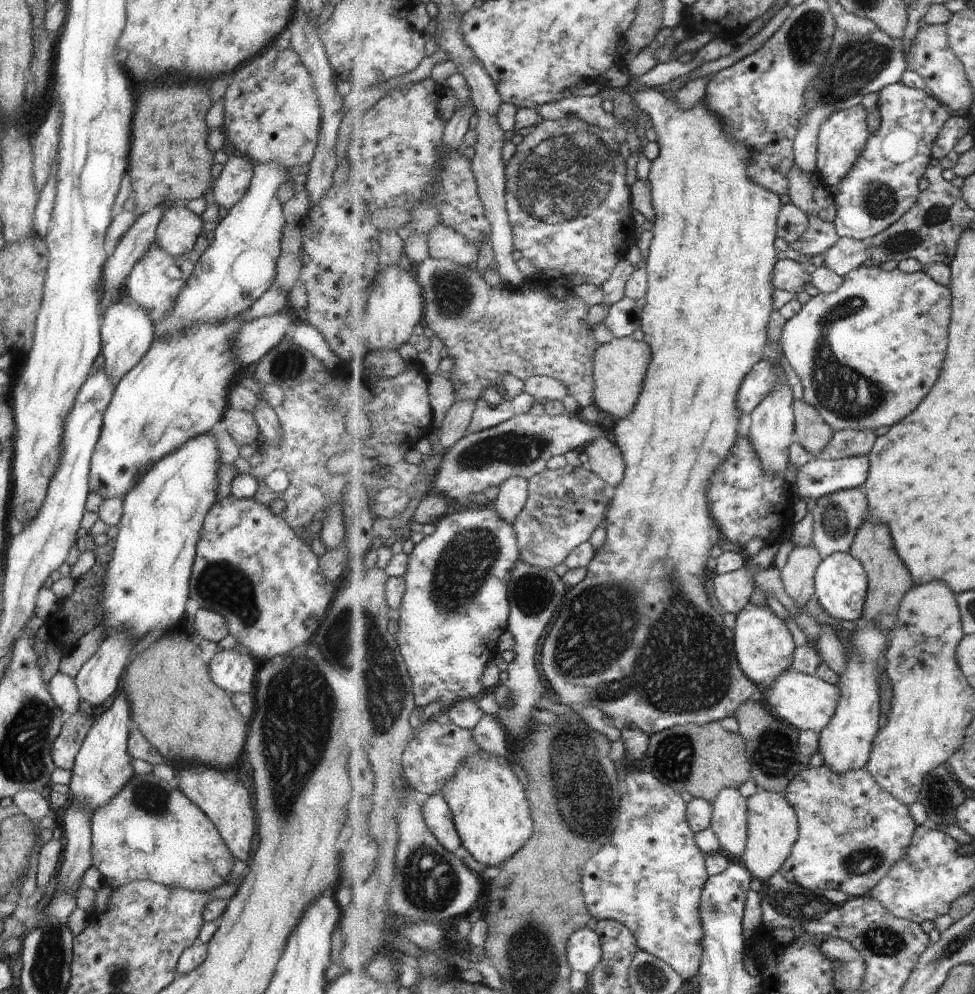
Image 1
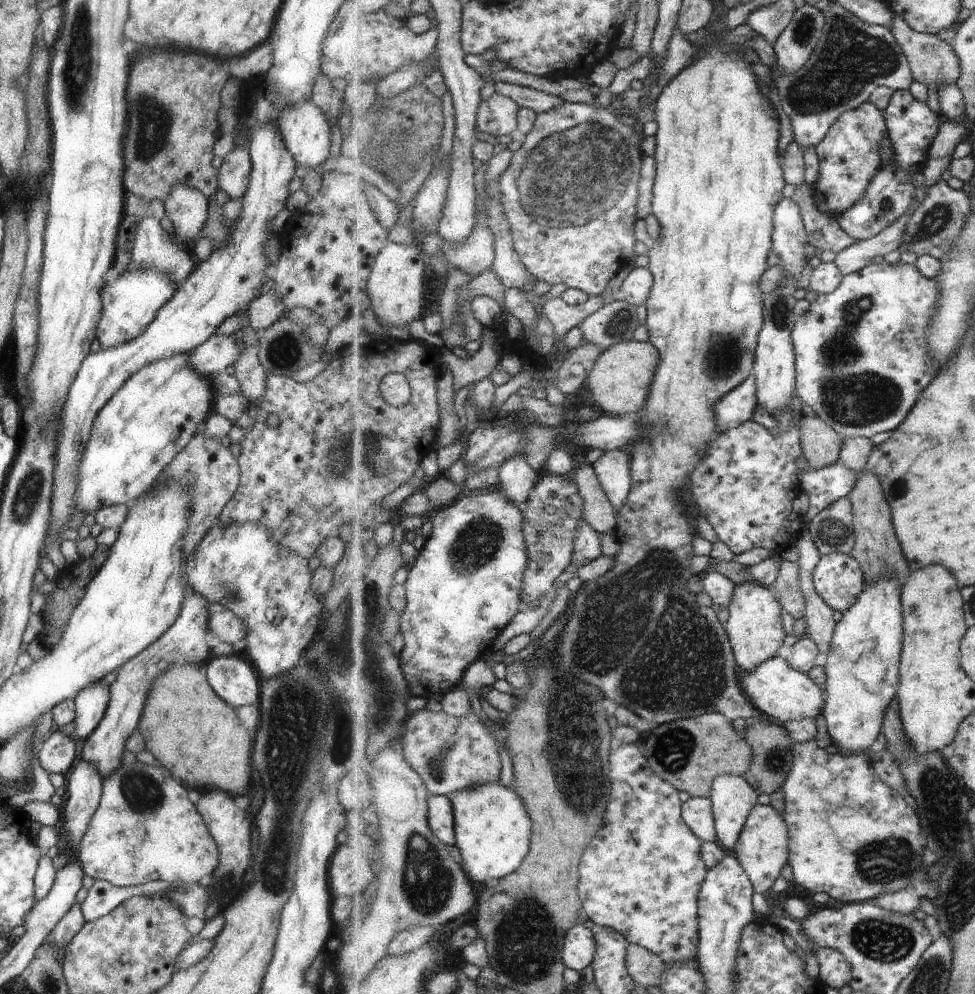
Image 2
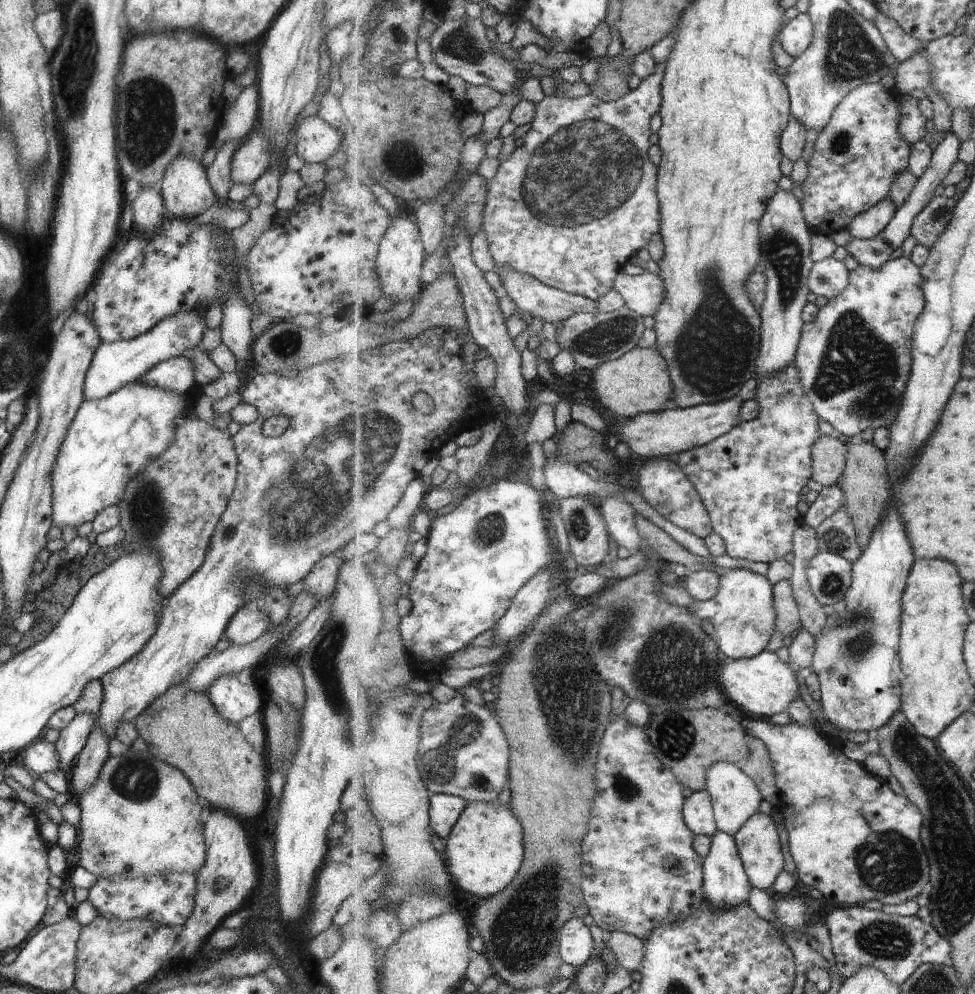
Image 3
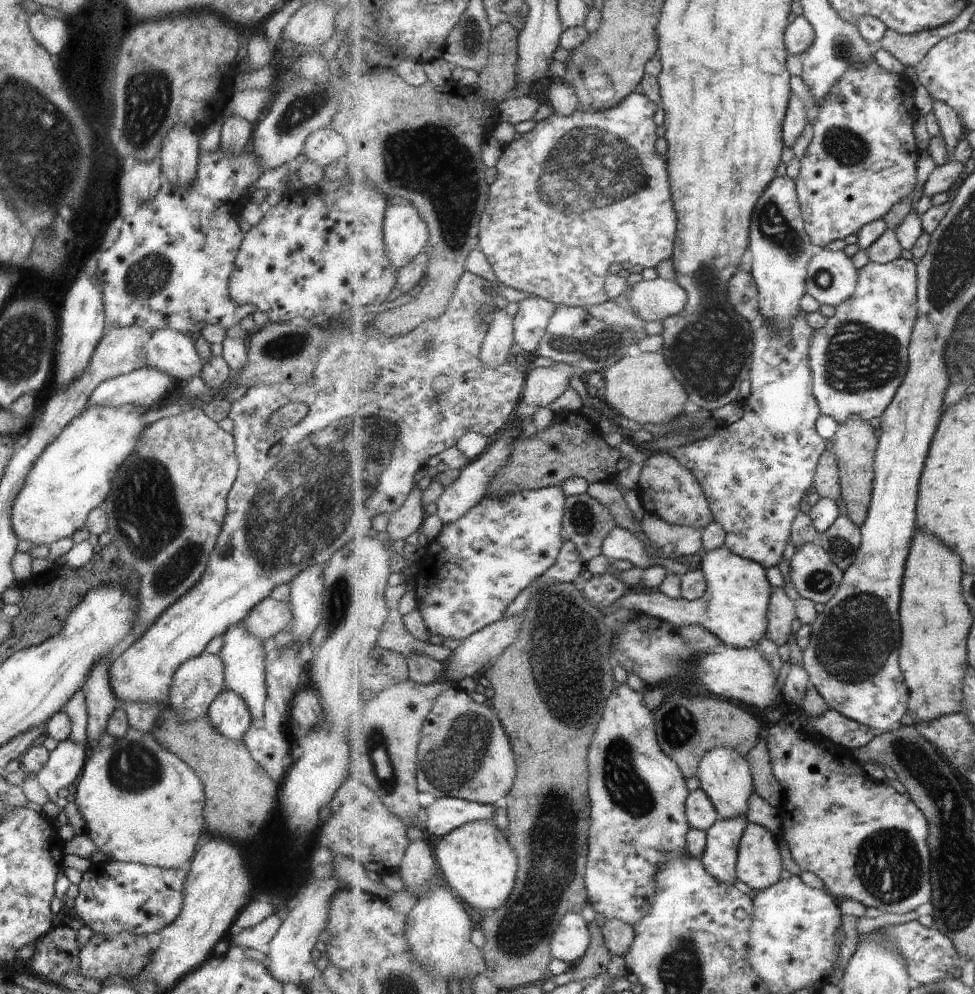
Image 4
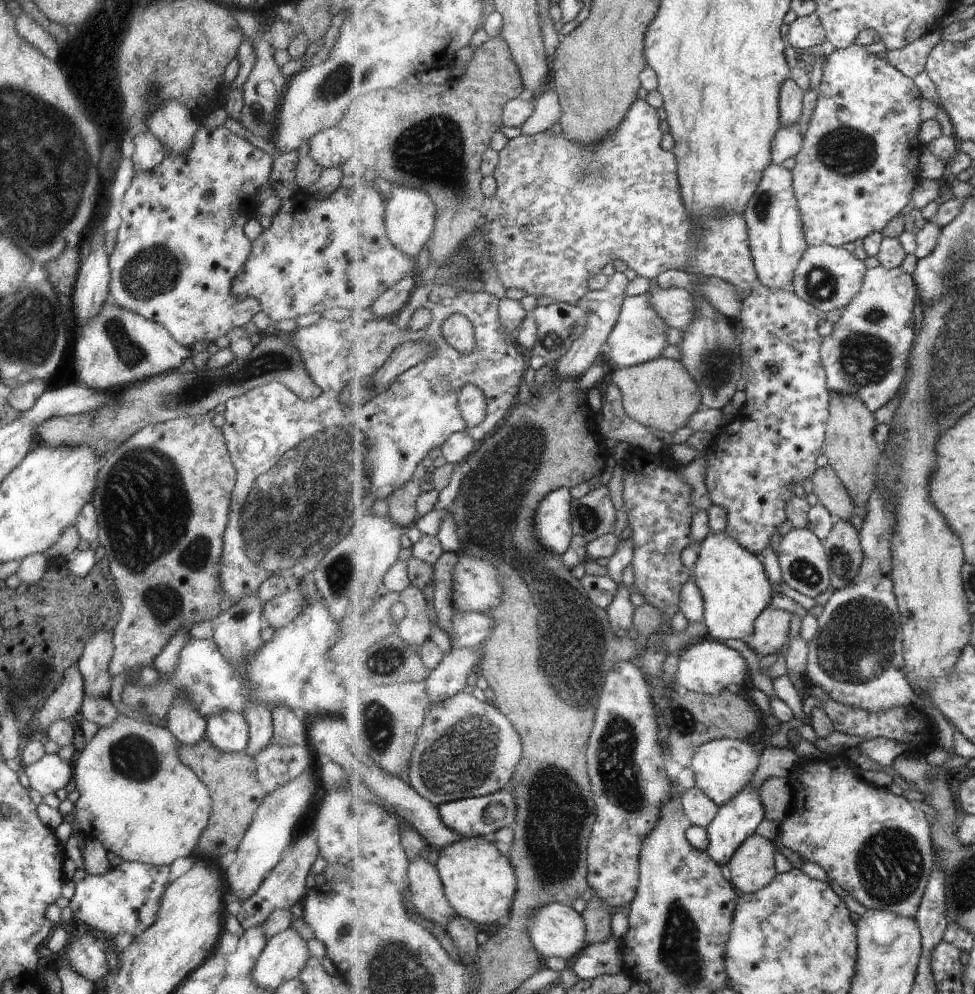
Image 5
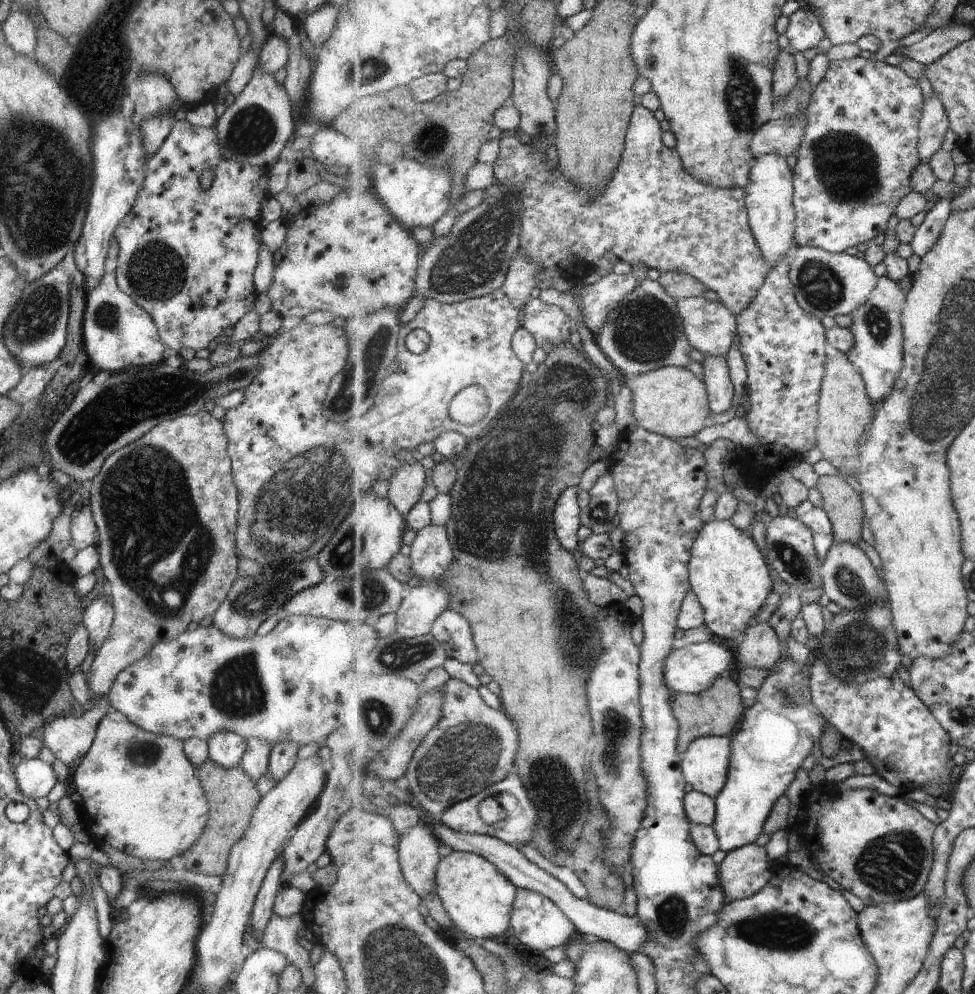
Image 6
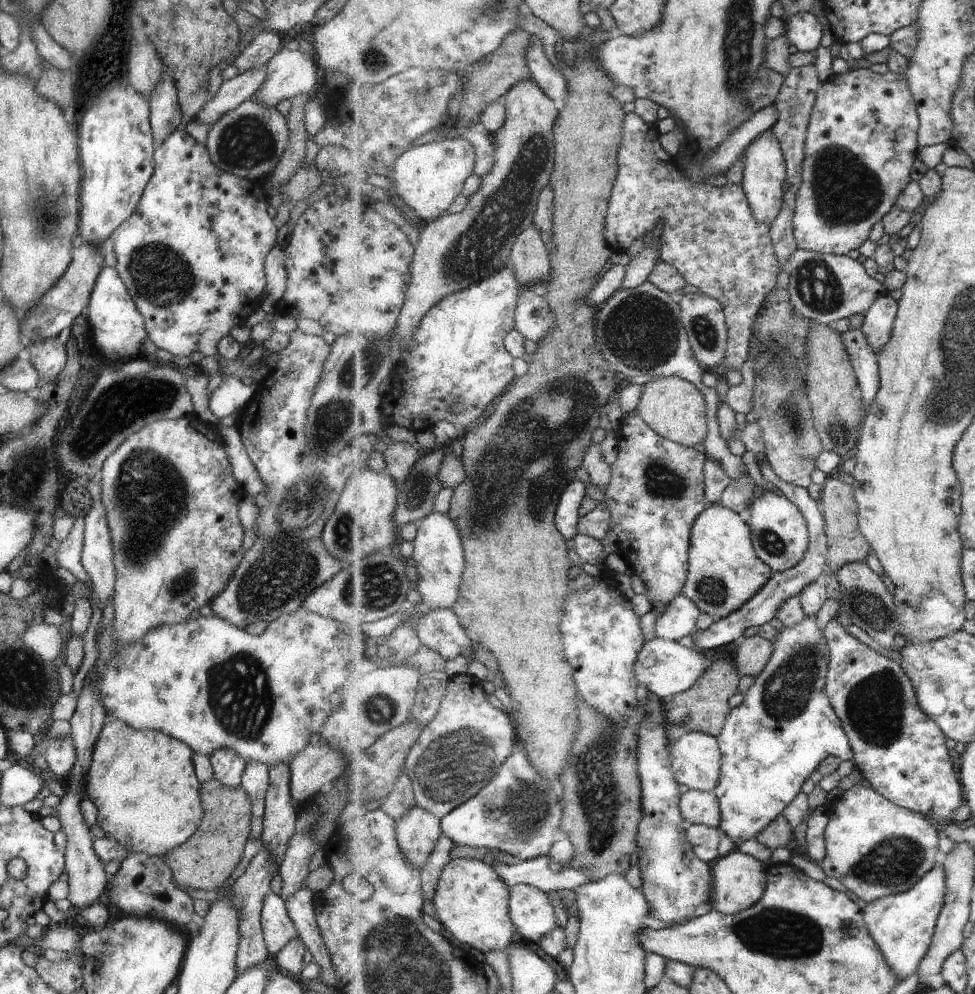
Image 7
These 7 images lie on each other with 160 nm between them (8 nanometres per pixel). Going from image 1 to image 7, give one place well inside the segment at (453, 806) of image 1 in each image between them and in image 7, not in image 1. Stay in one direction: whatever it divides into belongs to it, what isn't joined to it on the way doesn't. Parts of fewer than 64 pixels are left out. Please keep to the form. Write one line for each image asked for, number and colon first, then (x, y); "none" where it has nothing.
2: (493, 827)
3: (485, 850)
4: (476, 860)
5: (481, 884)
6: (480, 899)
7: (473, 902)

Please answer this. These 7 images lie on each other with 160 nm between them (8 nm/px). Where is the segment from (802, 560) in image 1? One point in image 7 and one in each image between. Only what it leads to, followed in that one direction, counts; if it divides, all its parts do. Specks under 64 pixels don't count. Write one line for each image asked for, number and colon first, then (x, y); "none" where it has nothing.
2: (787, 588)
3: (786, 608)
4: (783, 624)
5: (772, 628)
6: (761, 648)
7: (753, 655)

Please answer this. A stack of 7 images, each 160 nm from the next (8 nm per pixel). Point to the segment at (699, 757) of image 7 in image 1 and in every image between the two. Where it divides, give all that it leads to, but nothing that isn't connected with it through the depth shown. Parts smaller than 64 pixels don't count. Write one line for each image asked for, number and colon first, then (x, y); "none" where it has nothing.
1: (730, 823)
2: (734, 798)
3: (736, 796)
4: (725, 774)
5: (723, 768)
6: (706, 764)

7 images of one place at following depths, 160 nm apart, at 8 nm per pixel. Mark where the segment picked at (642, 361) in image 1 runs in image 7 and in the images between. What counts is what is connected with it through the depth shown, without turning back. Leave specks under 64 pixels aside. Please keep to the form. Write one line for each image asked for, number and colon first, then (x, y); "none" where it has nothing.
2: (619, 382)
3: (639, 382)
4: (642, 387)
5: (660, 393)
6: (672, 402)
7: (673, 407)

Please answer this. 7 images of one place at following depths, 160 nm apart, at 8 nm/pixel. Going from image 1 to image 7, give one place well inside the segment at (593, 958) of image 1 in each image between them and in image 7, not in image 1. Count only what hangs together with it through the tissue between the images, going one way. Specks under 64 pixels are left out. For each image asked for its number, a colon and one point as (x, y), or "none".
2: (579, 953)
3: (576, 946)
4: (571, 941)
5: (557, 931)
6: (538, 923)
7: (534, 918)

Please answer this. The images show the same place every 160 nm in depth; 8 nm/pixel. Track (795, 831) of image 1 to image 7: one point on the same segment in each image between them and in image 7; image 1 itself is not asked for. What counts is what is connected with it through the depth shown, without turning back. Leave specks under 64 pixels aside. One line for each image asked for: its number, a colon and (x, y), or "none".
2: (764, 847)
3: (759, 846)
4: (759, 861)
5: (752, 867)
6: (745, 872)
7: (739, 880)

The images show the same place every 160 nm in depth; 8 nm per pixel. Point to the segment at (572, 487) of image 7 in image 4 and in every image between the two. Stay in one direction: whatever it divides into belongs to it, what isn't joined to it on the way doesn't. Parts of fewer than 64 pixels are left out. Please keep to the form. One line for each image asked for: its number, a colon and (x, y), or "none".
4: (473, 570)
5: (552, 524)
6: (568, 515)

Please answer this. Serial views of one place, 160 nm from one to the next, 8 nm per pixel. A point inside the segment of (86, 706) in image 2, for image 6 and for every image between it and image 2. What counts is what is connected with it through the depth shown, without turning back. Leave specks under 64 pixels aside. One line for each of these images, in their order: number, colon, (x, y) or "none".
3: (71, 740)
4: (65, 761)
5: (49, 773)
6: (35, 778)

